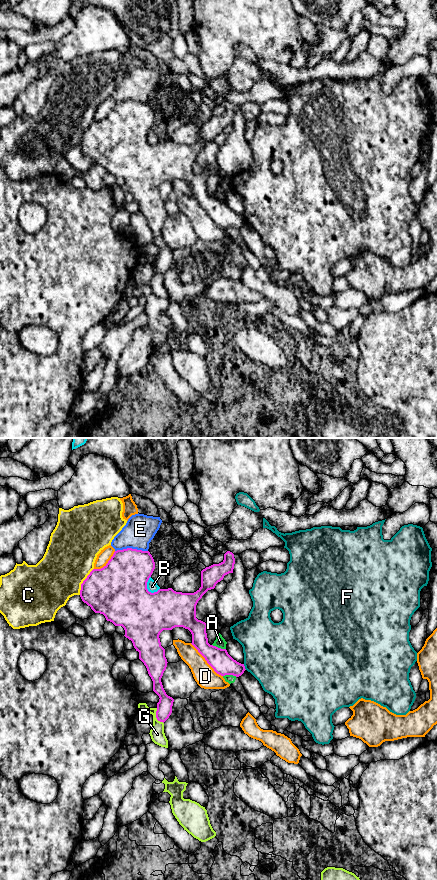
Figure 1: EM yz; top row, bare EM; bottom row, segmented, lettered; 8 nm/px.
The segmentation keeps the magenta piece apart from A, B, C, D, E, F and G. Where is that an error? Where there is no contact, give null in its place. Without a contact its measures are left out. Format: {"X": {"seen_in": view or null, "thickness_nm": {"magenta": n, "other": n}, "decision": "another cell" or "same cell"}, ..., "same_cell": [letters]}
{"A": {"seen_in": "yz", "thickness_nm": {"magenta": 180, "other": 90}, "decision": "another cell"}, "B": {"seen_in": "yz", "thickness_nm": {"magenta": 460, "other": 90}, "decision": "another cell"}, "C": {"seen_in": "yz", "thickness_nm": {"magenta": 400, "other": 400}, "decision": "another cell"}, "D": {"seen_in": "yz", "thickness_nm": {"magenta": 180, "other": 170}, "decision": "another cell"}, "E": {"seen_in": "yz", "thickness_nm": {"magenta": 360, "other": 240}, "decision": "another cell"}, "F": {"seen_in": "yz", "thickness_nm": {"magenta": 180, "other": 460}, "decision": "another cell"}, "G": {"seen_in": "yz", "thickness_nm": {"magenta": 130, "other": 120}, "decision": "another cell"}, "same_cell": []}

